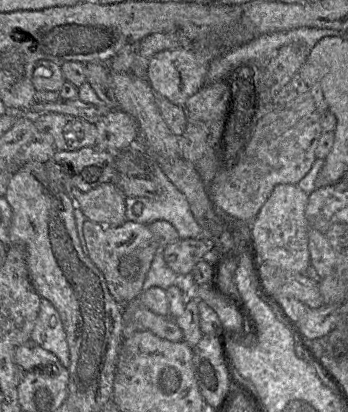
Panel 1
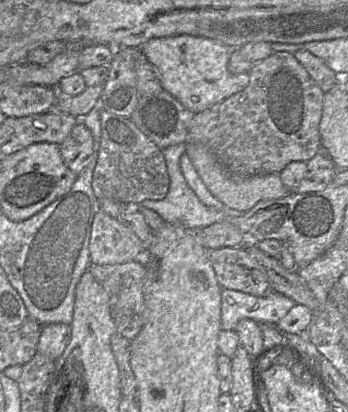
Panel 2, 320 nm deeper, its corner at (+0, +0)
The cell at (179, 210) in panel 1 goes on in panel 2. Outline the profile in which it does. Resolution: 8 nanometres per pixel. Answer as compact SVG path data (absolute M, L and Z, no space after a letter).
M180 143L162 149L170 179L169 190L164 199L146 199L140 203L140 207L154 210L168 224L179 225L192 230L199 230L216 222L223 221L226 216L213 207L208 207L203 204L195 192L188 186L180 168L180 158L186 153L186 146L186 143Z

